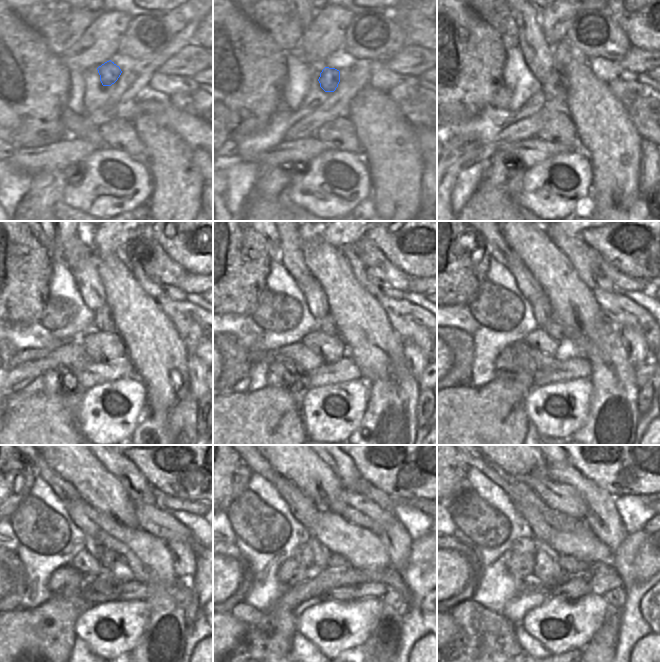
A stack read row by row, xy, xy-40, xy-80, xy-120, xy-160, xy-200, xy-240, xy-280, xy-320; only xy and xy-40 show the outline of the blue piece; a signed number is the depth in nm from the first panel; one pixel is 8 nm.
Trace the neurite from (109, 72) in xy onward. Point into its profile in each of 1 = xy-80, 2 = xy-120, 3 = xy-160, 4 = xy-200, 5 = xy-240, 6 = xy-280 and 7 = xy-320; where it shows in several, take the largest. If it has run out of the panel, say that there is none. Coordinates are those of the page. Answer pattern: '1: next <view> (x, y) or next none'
1: next xy-80 (553, 85)
2: next xy-120 (103, 321)
3: next xy-160 (327, 324)
4: next xy-200 (567, 349)
5: next xy-240 (114, 568)
6: next xy-280 (339, 572)
7: next xy-320 (571, 567)

